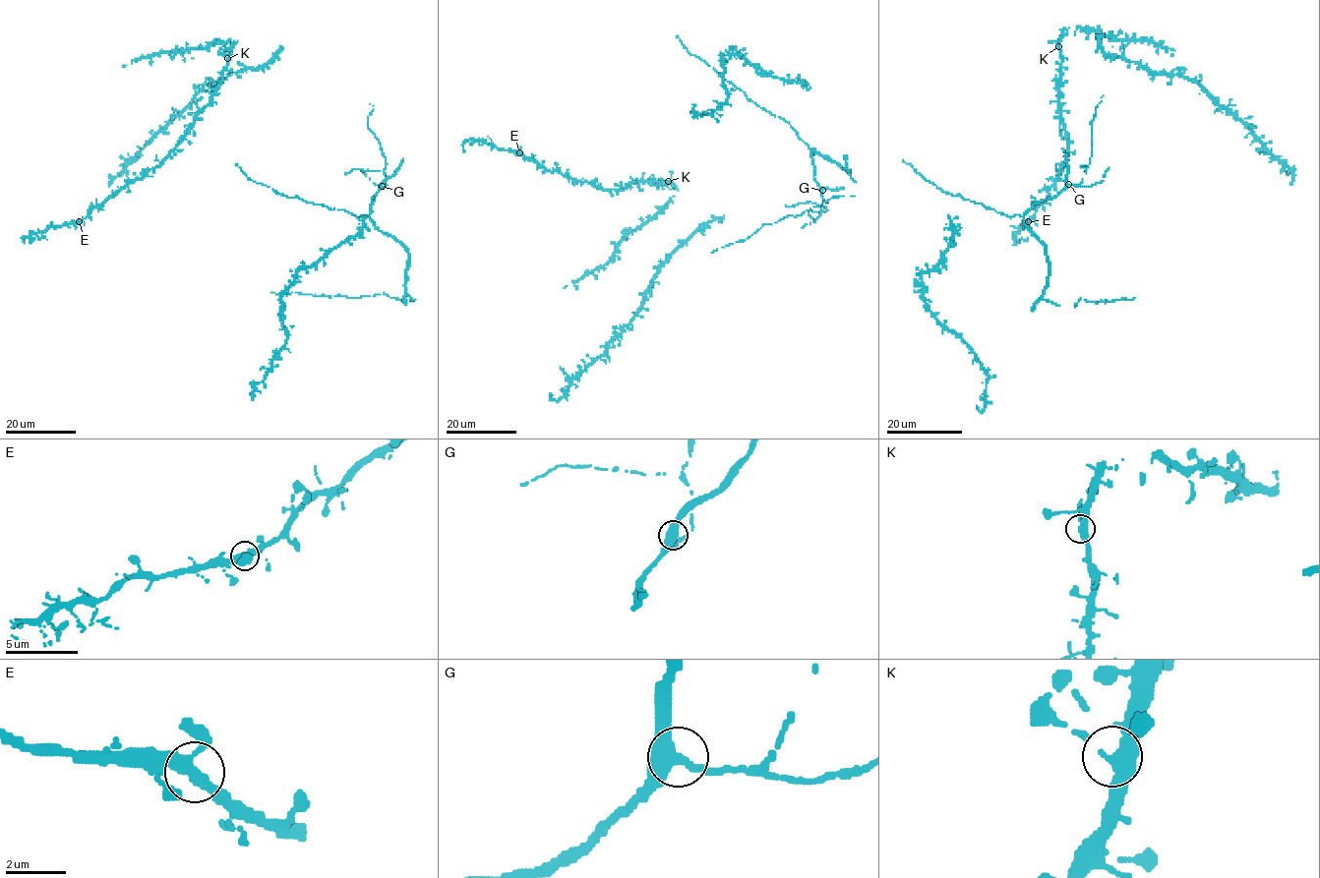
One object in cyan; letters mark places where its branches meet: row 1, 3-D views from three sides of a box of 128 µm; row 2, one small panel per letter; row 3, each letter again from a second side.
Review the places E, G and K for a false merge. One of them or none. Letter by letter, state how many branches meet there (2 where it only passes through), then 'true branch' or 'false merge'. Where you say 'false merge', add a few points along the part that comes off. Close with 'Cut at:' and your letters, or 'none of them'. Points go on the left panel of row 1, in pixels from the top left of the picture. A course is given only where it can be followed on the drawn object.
E: branches 3; true branch
G: branches 3; true branch
K: branches 3; true branch
Cut at: none of them

